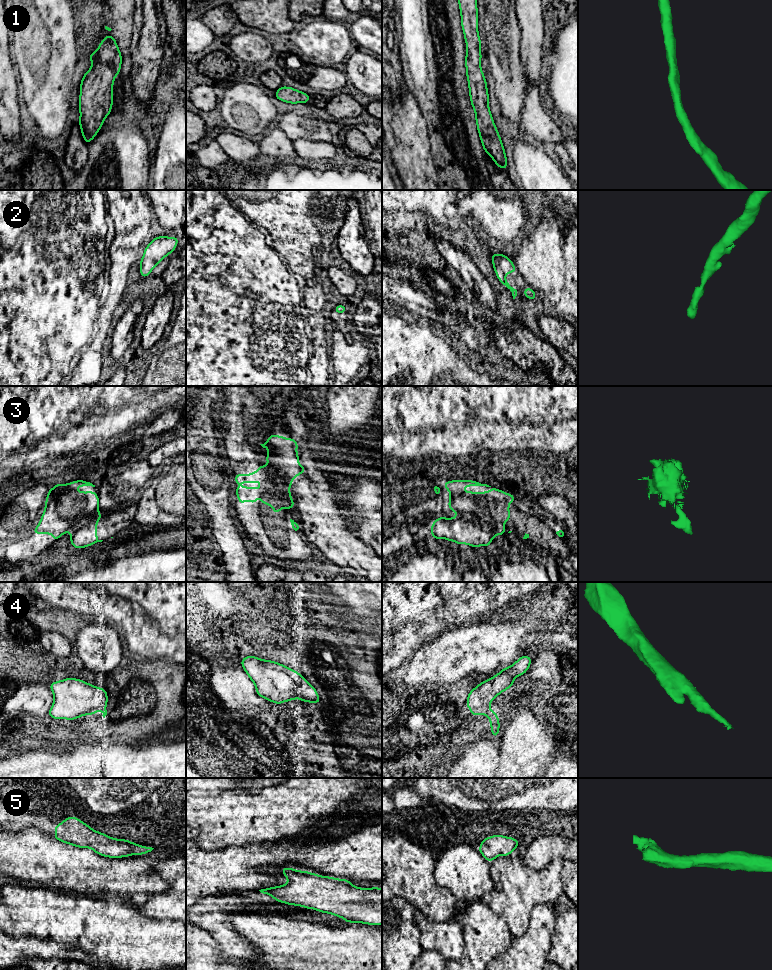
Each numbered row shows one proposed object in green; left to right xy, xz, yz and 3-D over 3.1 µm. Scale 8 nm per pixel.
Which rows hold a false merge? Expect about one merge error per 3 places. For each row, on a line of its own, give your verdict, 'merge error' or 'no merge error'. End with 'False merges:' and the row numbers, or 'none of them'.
1: no merge error
2: no merge error
3: merge error
4: no merge error
5: no merge error
False merges: 3

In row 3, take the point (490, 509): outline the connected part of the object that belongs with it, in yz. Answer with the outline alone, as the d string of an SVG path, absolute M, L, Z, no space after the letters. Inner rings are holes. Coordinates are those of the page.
M453 480L444 482L450 492L448 508L459 516L476 520L495 535L507 533L504 524L510 520L509 504L517 497L475 480ZM465 486L490 487L489 492L465 492Z

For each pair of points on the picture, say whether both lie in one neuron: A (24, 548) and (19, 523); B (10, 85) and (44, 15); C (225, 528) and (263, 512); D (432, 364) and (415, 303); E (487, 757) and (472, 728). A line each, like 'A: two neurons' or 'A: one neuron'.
A: two neurons
B: two neurons
C: two neurons
D: two neurons
E: one neuron

